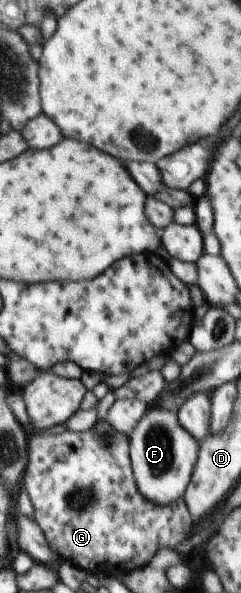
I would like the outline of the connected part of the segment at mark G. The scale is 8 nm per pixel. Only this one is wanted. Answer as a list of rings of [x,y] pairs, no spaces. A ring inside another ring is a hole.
[[[30,432],[28,464],[23,476],[25,493],[34,509],[34,522],[41,528],[49,547],[63,561],[71,561],[91,575],[122,577],[148,565],[161,549],[177,550],[193,532],[195,522],[182,498],[158,505],[141,495],[129,464],[128,436],[119,432]]]

